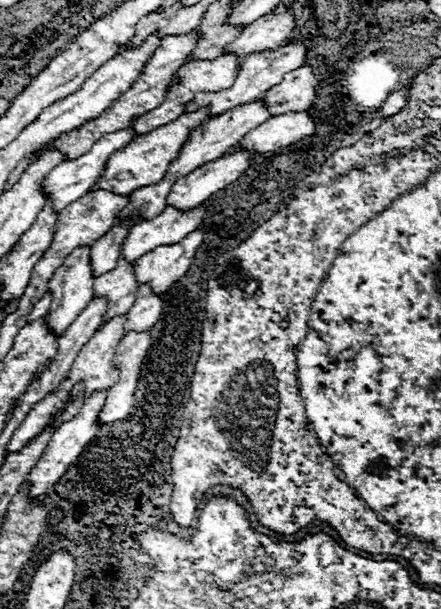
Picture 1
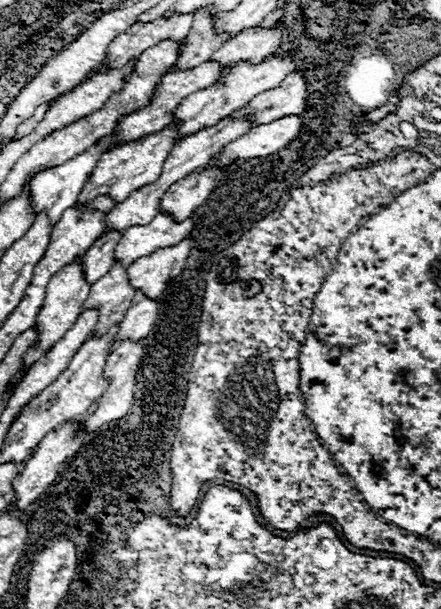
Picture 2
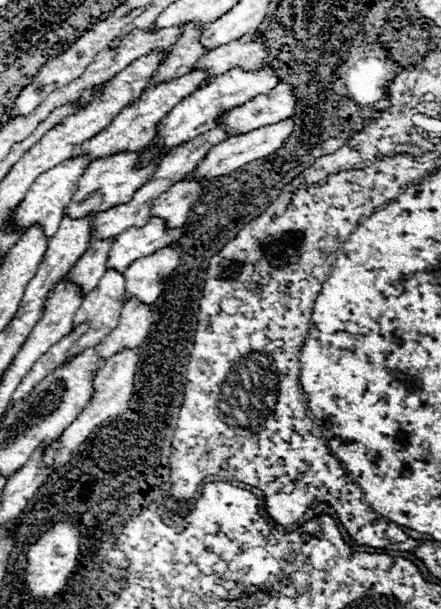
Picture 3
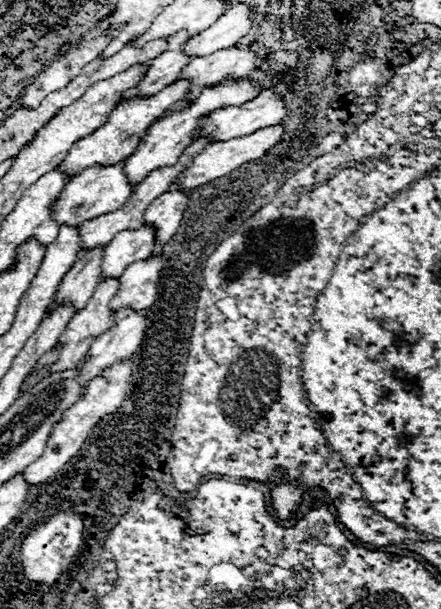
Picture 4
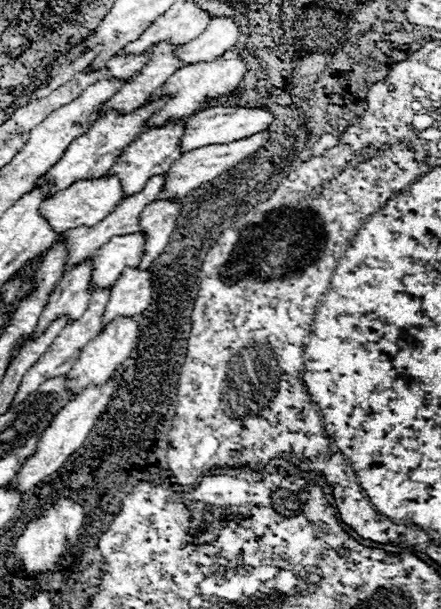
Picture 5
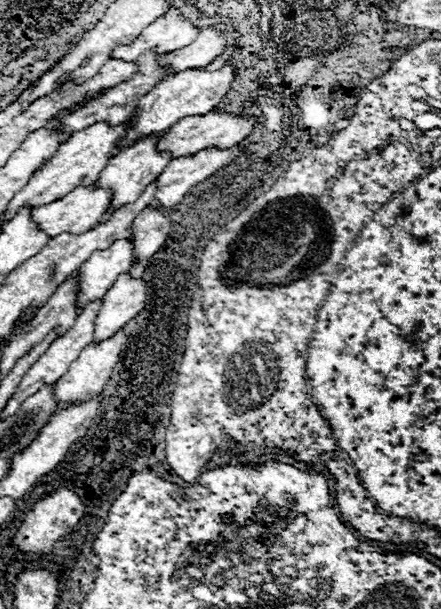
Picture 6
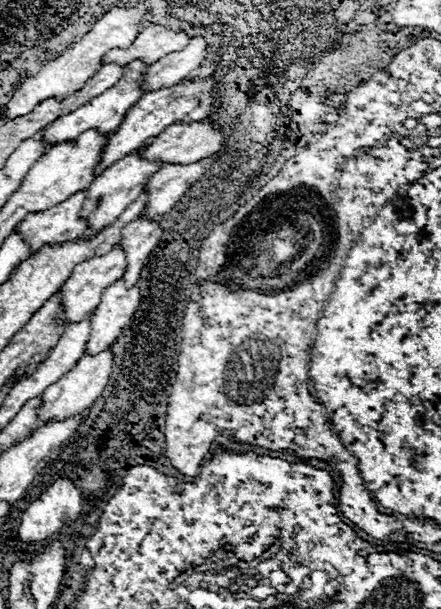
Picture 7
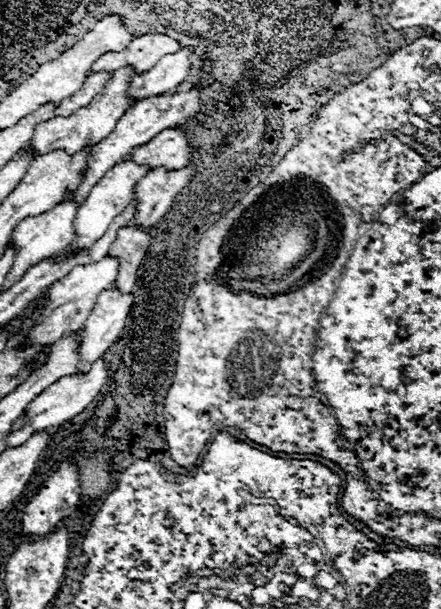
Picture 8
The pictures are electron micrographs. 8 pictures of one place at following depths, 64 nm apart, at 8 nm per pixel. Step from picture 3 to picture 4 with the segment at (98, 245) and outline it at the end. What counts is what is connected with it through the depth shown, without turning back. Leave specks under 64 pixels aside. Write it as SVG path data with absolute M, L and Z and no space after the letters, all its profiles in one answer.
M104 246L86 250L80 256L80 260L70 268L70 272L66 272L66 276L62 278L54 300L72 302L76 310L84 308L92 292L96 290L98 282L102 280L102 270L100 270L102 256L104 256Z

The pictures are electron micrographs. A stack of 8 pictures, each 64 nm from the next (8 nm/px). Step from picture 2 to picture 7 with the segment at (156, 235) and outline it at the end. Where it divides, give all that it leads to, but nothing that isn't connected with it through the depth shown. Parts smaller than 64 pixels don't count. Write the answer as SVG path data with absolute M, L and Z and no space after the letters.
M118 244L114 246L108 254L104 256L94 256L92 260L86 260L82 264L78 264L78 268L74 268L70 280L66 284L62 284L62 294L64 294L64 308L66 308L66 318L68 322L80 322L90 310L94 310L98 304L100 304L100 298L102 298L102 292L114 284L126 270L126 254L124 254L124 248Z

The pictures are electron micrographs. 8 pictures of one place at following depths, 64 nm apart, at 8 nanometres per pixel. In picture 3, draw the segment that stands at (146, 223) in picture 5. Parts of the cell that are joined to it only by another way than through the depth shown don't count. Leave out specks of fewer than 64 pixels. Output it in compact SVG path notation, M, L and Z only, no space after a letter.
M182 180L174 184L168 192L158 196L152 208L152 216L160 216L166 220L168 228L180 228L188 220L190 208L200 200L204 192L202 182L196 180Z

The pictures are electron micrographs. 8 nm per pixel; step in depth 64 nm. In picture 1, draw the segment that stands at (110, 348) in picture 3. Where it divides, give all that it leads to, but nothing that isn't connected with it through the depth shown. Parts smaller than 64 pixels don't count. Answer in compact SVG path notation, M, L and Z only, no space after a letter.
M142 284L136 292L136 302L128 312L126 330L150 330L162 314L162 298L152 292L150 284Z

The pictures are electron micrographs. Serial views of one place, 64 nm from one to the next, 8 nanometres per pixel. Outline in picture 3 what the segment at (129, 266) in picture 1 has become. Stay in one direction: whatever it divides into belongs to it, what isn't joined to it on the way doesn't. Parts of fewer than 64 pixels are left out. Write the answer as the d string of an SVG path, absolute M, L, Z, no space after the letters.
M108 270L98 286L84 298L74 316L74 328L80 322L90 322L88 332L70 348L70 356L76 356L88 346L96 346L112 328L118 326L120 310L126 304L126 280L120 272Z

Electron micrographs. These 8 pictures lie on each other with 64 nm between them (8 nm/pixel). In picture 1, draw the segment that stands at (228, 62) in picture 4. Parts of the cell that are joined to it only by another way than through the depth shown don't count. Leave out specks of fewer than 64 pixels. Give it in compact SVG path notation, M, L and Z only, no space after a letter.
M284 8L282 14L274 14L274 10L262 18L258 18L254 24L246 26L242 30L242 36L234 40L234 44L226 46L226 52L236 52L238 56L246 56L250 52L262 52L262 50L274 50L284 44L286 38L290 38L294 30L294 14L290 8Z

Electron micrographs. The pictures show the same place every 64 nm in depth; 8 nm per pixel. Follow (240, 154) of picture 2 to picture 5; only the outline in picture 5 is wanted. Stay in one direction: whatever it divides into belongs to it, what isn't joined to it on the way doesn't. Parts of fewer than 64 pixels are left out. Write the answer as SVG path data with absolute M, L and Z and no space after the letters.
M262 130L258 134L252 134L252 136L242 138L242 140L234 140L230 144L210 144L210 146L202 146L202 148L192 150L192 152L184 152L182 160L178 160L178 164L174 164L174 168L170 168L166 172L166 192L162 192L162 198L168 198L168 200L184 198L190 190L202 186L204 182L212 182L220 174L234 168L238 162L254 156L268 140L270 140L270 132Z

